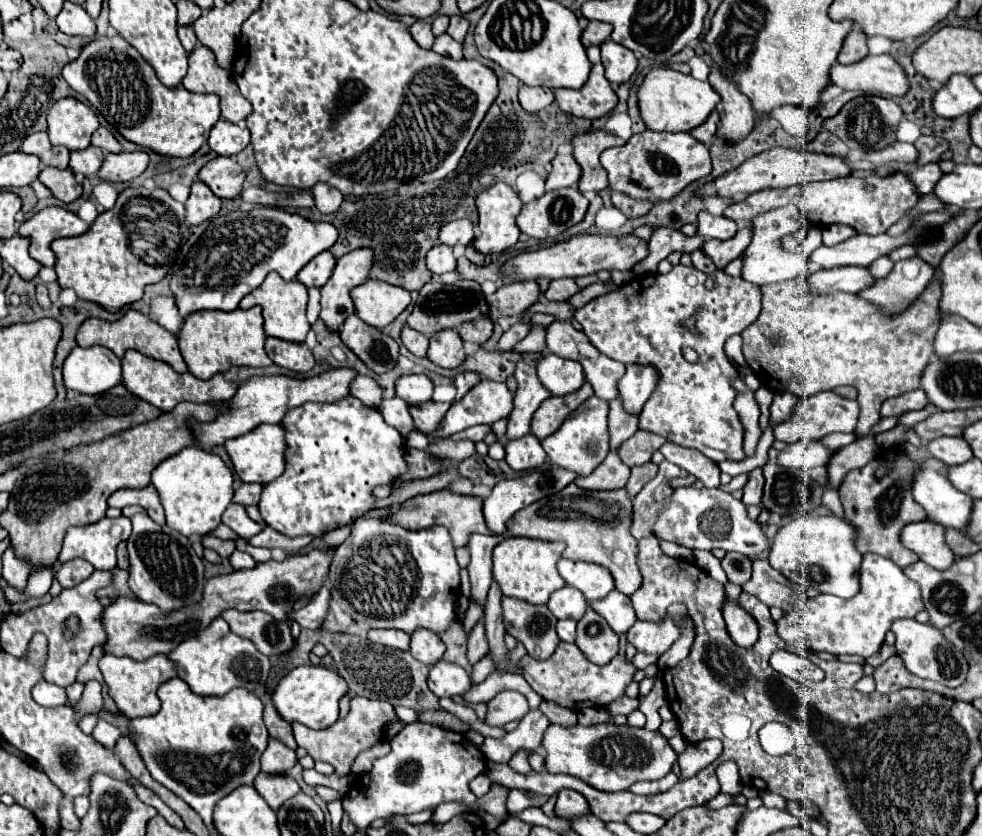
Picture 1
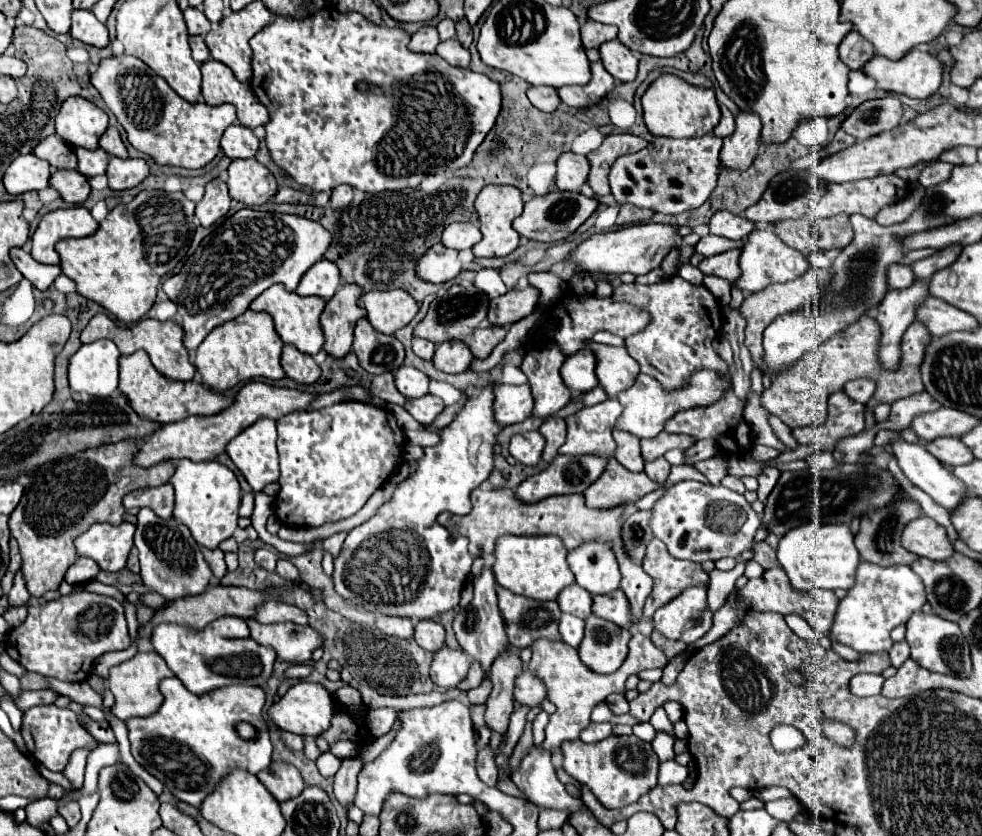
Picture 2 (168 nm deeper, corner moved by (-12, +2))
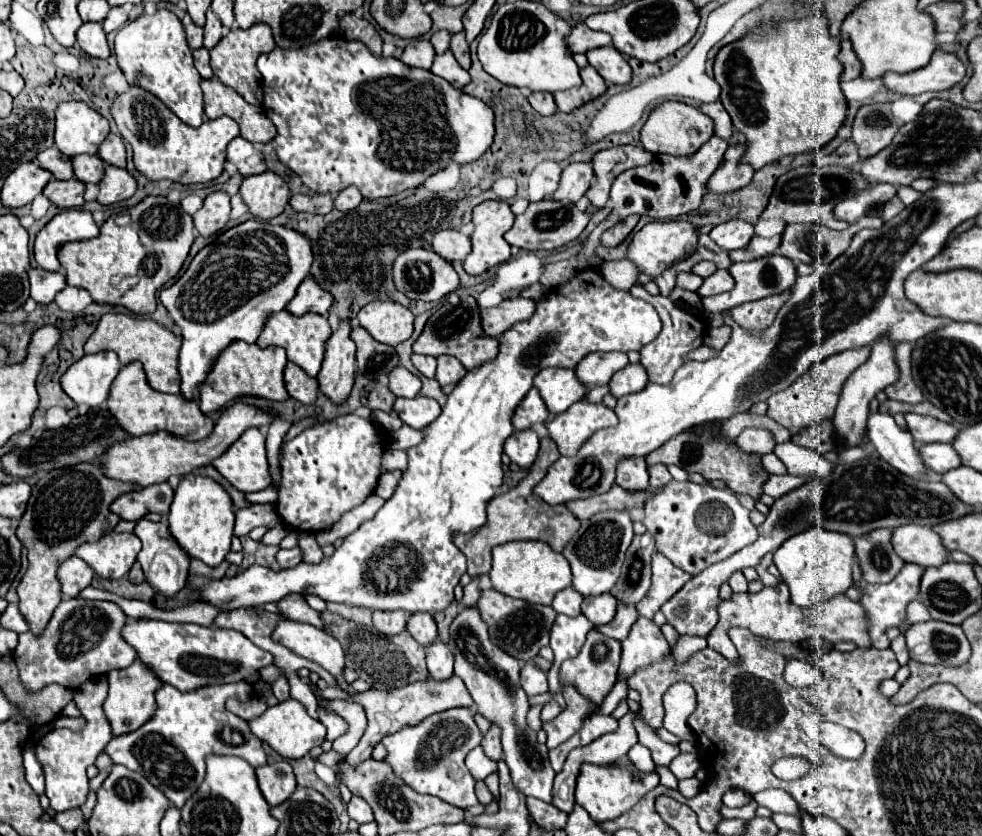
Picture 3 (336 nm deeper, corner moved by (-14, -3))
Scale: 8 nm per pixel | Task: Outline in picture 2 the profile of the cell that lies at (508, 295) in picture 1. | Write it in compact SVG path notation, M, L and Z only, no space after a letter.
M526 287L522 291L512 289L502 297L490 301L488 321L490 325L500 325L500 327L512 325L534 313L536 303L538 303L538 291L534 287Z

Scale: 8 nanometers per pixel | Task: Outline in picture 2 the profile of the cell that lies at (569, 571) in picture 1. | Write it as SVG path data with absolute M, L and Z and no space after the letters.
M586 541L568 551L568 565L576 575L576 583L592 595L602 595L618 589L620 569L610 543Z

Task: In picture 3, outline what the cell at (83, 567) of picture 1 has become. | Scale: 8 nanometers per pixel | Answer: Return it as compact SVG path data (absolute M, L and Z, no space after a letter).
M70 556L58 568L58 580L62 584L64 596L68 598L76 598L82 588L90 586L92 578L94 578L94 570L78 556Z

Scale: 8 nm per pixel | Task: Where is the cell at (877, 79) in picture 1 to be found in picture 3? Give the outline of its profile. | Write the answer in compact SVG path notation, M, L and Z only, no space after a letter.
M936 48L930 62L924 68L918 68L906 74L890 72L882 76L882 82L892 92L918 96L922 92L948 90L954 84L958 84L964 78L964 74L966 74L966 68L954 54Z

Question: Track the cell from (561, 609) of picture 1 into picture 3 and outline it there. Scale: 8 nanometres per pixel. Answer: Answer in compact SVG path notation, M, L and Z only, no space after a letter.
M572 586L570 588L564 588L556 594L554 602L552 602L552 608L558 612L558 614L566 614L566 616L580 616L582 610L582 600L584 596L580 592L576 592Z

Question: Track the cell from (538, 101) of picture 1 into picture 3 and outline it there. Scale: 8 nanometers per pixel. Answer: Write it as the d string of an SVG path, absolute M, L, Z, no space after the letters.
M532 92L528 96L528 102L542 114L542 116L552 116L558 108L554 102L554 96L550 92Z

